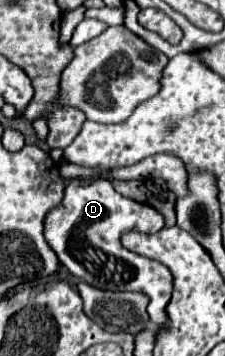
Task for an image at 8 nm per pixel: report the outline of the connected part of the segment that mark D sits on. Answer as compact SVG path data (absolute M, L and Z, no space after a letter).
M78 178L68 180L64 200L46 214L44 236L58 260L80 280L100 290L126 290L142 292L148 296L148 314L156 326L166 320L166 304L172 294L170 270L154 260L146 260L122 248L120 236L126 230L158 232L164 228L164 216L150 204L136 202L118 194L110 182L92 180L84 182Z

